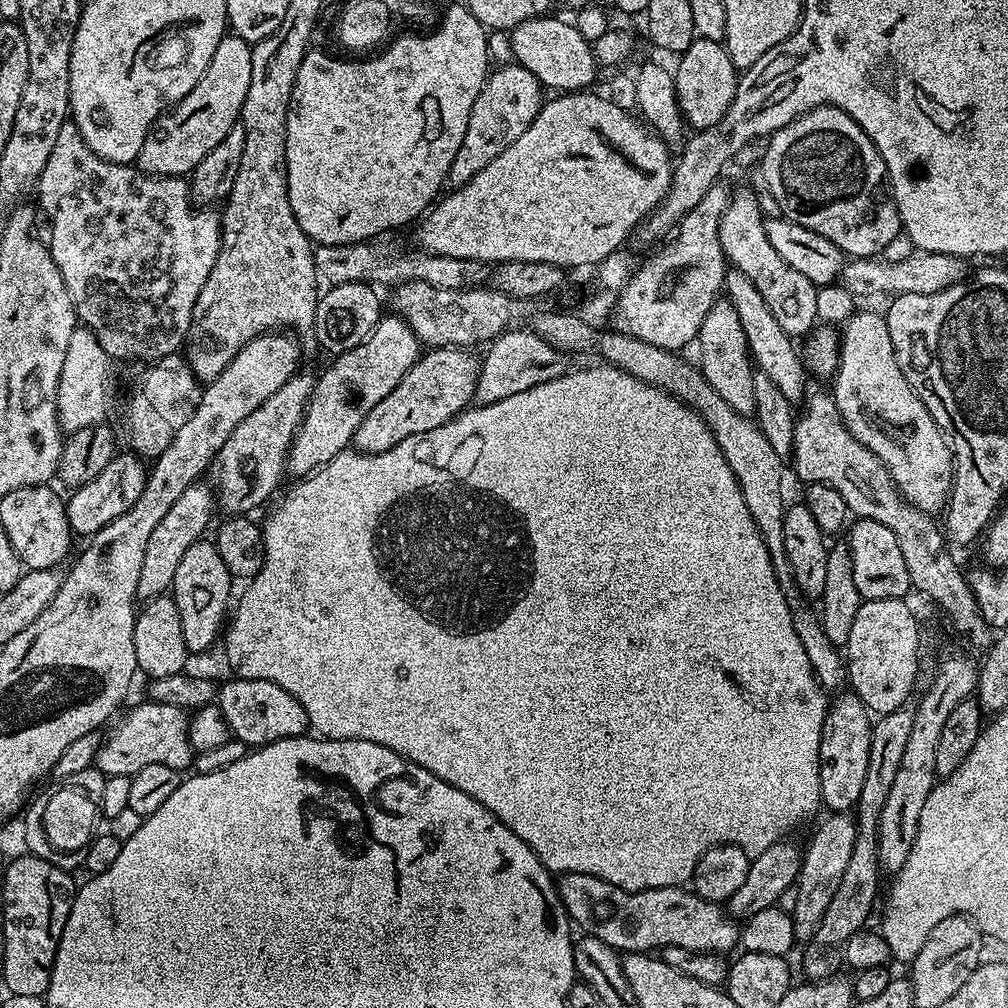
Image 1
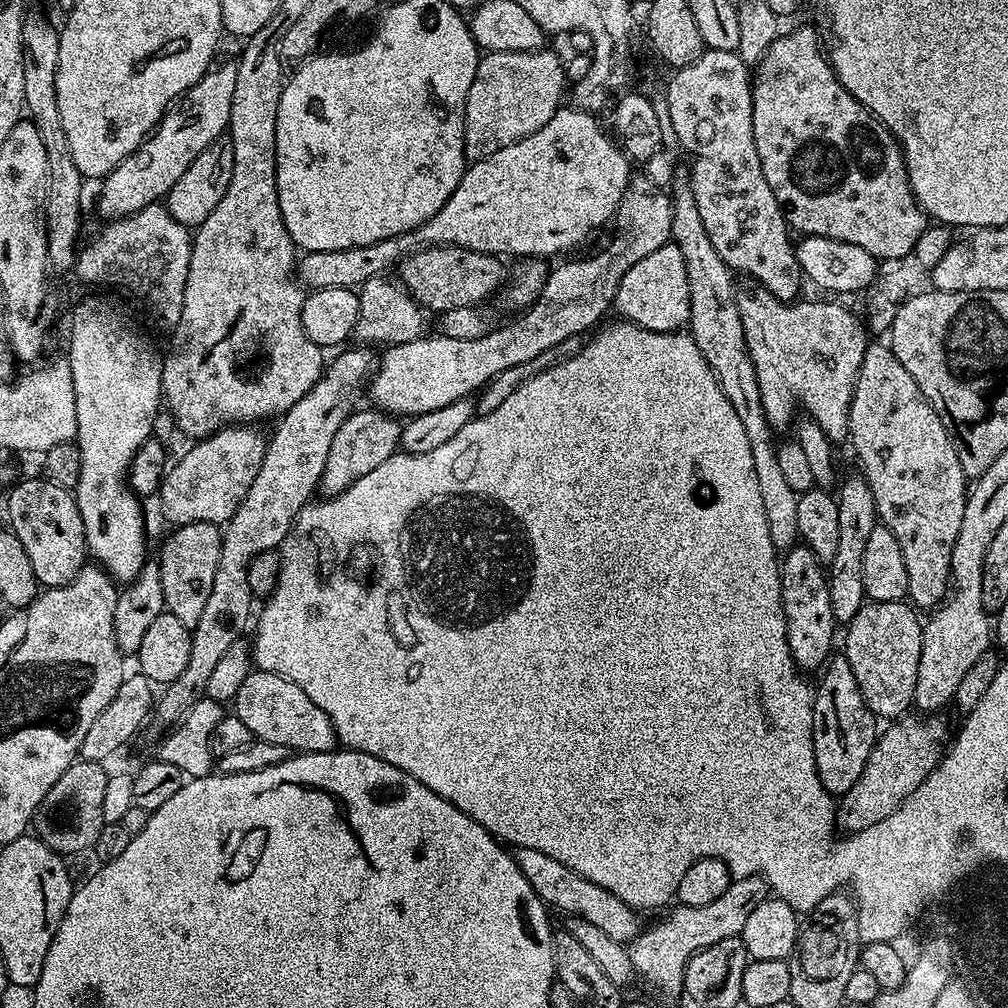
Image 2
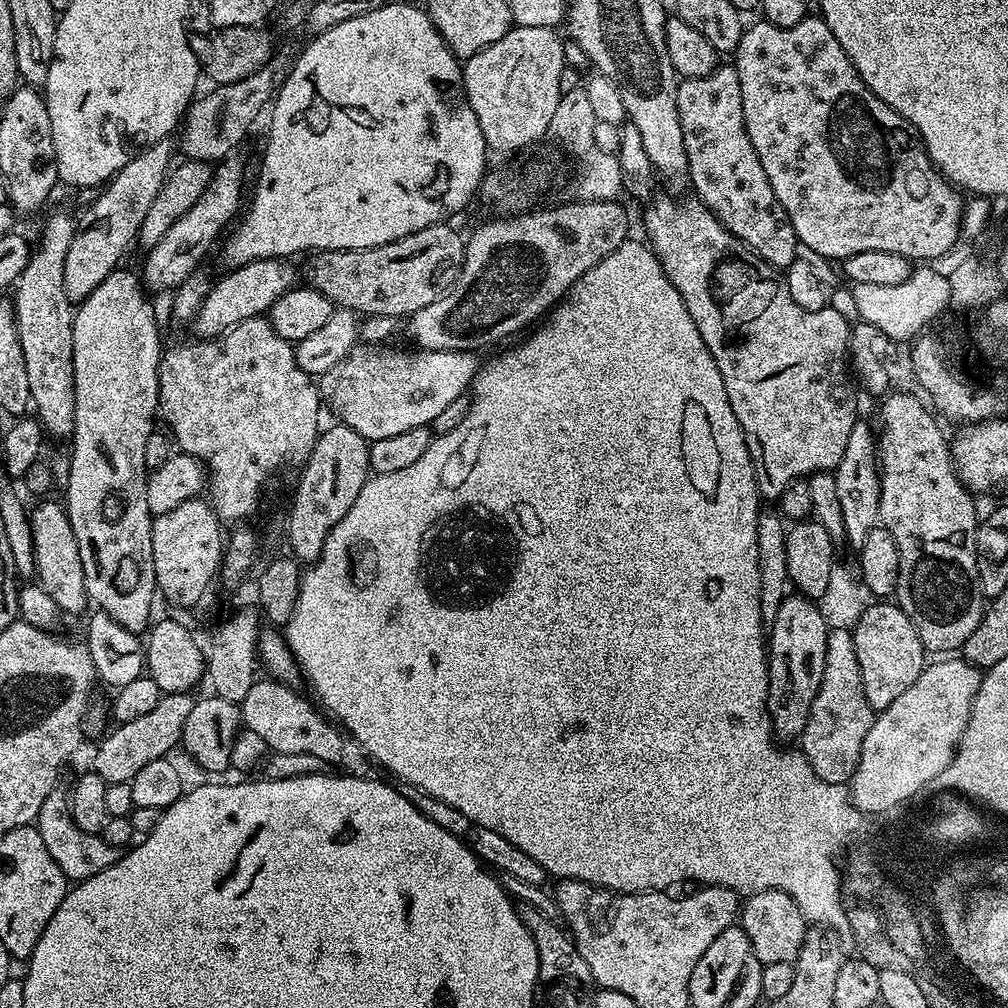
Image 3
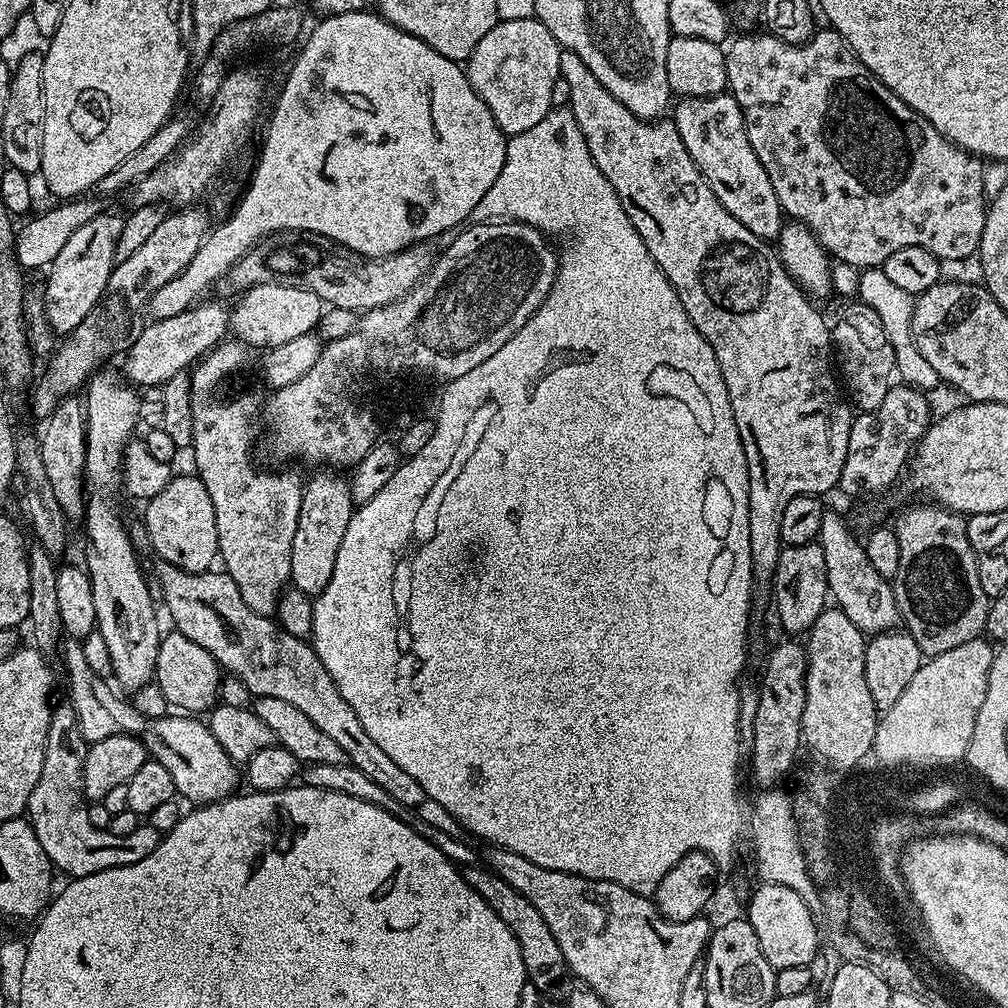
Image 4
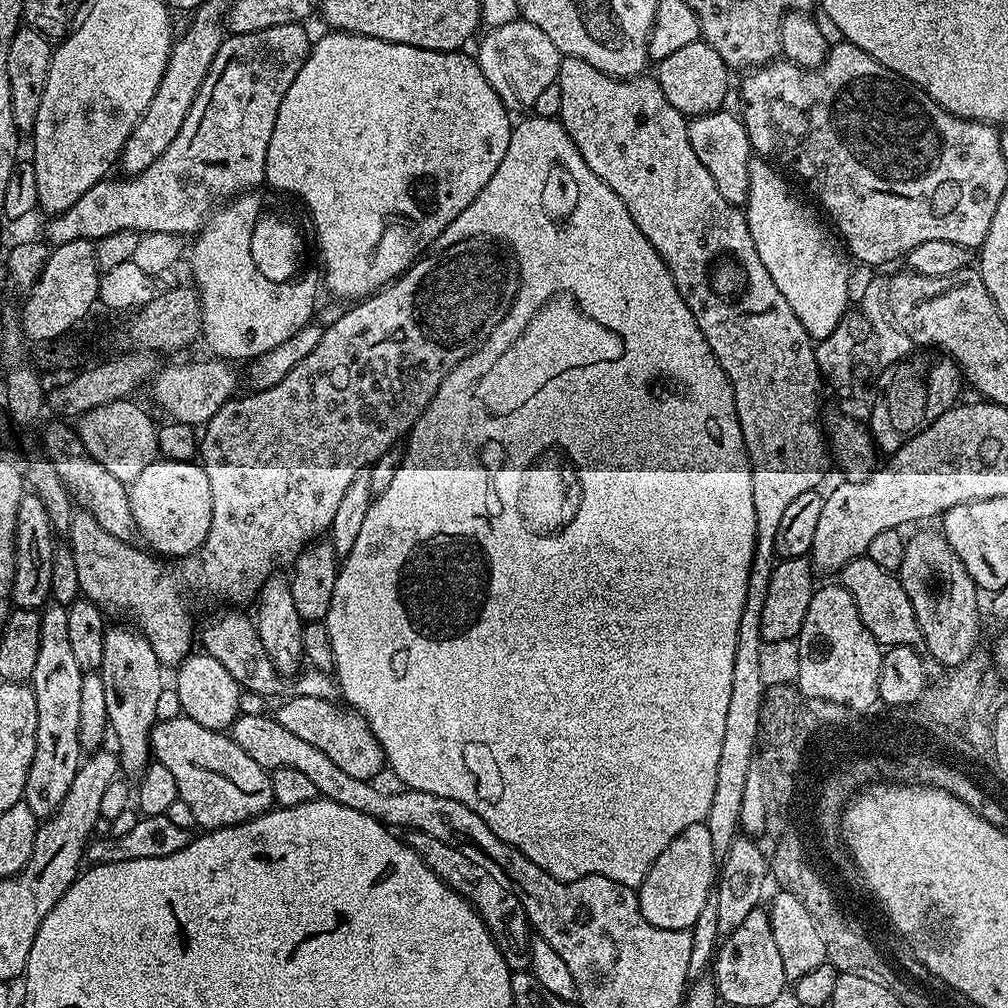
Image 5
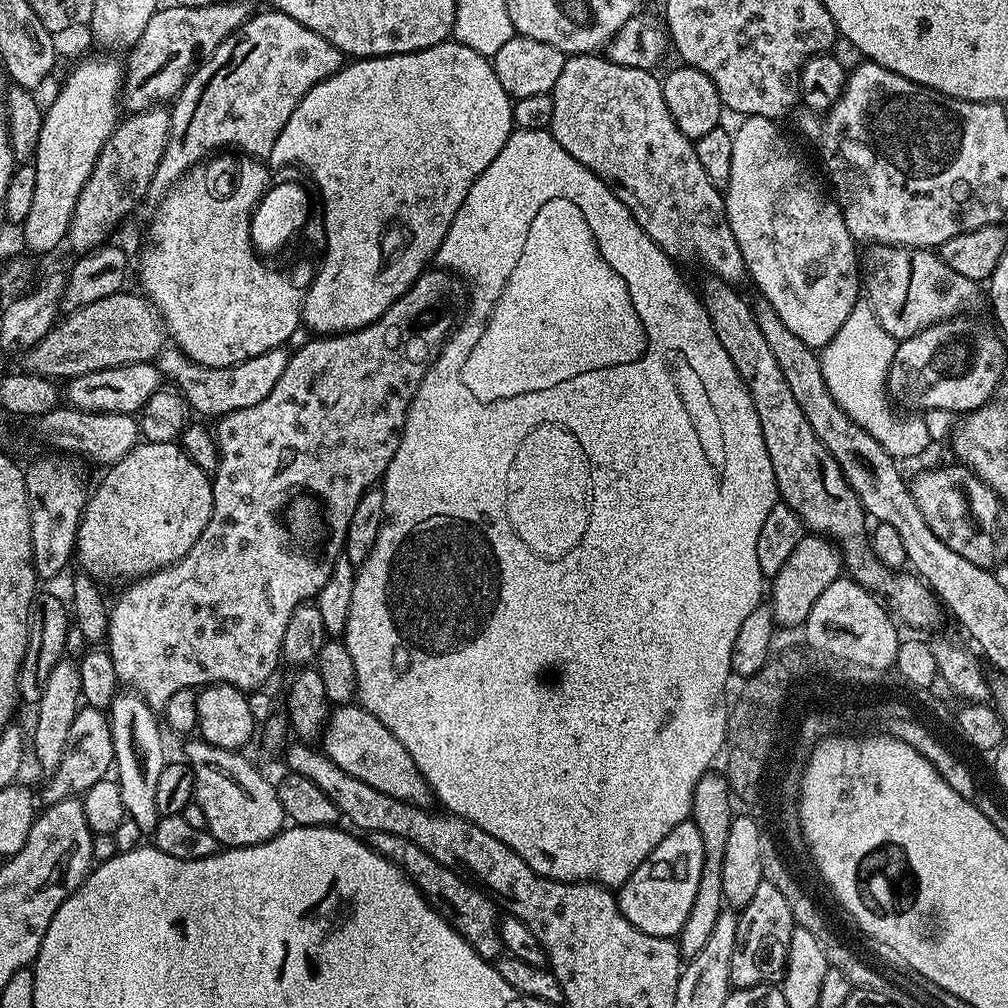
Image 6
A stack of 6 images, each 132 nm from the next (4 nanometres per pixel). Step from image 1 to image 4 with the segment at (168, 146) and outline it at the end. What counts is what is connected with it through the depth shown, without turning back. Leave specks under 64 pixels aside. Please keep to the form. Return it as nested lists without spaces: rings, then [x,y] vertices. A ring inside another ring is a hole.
[[[97,211],[96,216],[90,218],[90,222],[86,222],[86,226],[78,226],[78,231],[66,241],[66,246],[62,246],[62,250],[58,250],[58,258],[54,258],[54,262],[47,269],[48,281],[45,282],[44,289],[42,289],[44,315],[53,333],[69,334],[74,331],[78,324],[86,318],[86,314],[89,314],[90,310],[93,310],[94,306],[103,298],[107,290],[108,279],[118,263],[116,243],[118,234],[122,234],[123,225],[124,216],[121,213]]]

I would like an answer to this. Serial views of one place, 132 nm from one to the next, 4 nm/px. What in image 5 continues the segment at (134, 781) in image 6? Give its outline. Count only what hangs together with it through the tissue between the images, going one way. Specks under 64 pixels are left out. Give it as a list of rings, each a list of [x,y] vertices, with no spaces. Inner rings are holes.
[[[109,627],[104,634],[99,674],[106,690],[108,728],[116,735],[120,766],[125,773],[140,774],[150,763],[152,729],[156,727],[156,703],[166,686],[165,669],[150,642],[135,627]]]

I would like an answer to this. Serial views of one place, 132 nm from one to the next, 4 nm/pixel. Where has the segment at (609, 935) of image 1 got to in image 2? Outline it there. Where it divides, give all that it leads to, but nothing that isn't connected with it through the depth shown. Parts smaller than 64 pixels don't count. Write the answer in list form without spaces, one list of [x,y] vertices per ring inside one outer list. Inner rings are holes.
[[[518,848],[514,852],[518,862],[518,870],[526,874],[526,882],[534,886],[534,894],[549,909],[557,908],[564,916],[582,918],[582,922],[590,922],[593,926],[598,926],[602,934],[610,934],[620,944],[627,945],[641,931],[641,913],[632,908],[626,902],[622,902],[617,896],[612,896],[608,890],[602,890],[590,878],[582,878],[578,870],[570,870],[570,866],[562,866],[550,854],[542,854],[542,850],[530,850],[529,848]]]

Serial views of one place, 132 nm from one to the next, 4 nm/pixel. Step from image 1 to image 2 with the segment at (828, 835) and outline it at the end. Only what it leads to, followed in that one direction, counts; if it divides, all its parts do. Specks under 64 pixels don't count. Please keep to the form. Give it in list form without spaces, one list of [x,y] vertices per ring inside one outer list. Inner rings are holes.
[[[936,714],[912,715],[905,715],[903,718],[889,723],[885,727],[888,729],[885,732],[883,729],[877,735],[876,745],[870,750],[870,758],[866,758],[866,766],[862,770],[858,782],[854,782],[854,786],[850,786],[850,790],[846,790],[846,794],[839,797],[838,803],[835,805],[836,822],[841,829],[845,828],[845,833],[861,832],[870,826],[874,826],[874,822],[882,822],[884,816],[894,814],[894,810],[898,810],[900,803],[910,794],[914,794],[914,790],[918,790],[918,786],[922,786],[924,779],[940,763],[941,755],[946,748],[944,724],[939,720],[941,717]]]

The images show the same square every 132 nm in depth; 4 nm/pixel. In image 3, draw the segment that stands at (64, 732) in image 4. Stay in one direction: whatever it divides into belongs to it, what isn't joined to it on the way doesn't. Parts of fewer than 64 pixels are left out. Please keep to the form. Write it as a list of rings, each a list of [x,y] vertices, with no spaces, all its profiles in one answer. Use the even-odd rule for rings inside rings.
[[[57,786],[46,794],[46,802],[42,802],[42,810],[38,810],[34,826],[42,834],[42,842],[46,842],[46,850],[50,850],[50,858],[58,862],[58,870],[69,882],[79,882],[114,866],[118,859],[118,849],[110,846],[103,835],[86,834],[76,825],[72,811],[68,805],[69,789]]]

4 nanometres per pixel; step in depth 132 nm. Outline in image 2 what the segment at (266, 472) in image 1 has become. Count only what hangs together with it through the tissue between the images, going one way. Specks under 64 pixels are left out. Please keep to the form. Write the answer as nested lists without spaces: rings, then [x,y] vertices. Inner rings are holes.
[[[229,426],[197,439],[193,443],[196,445],[165,471],[158,501],[169,525],[210,522],[223,526],[228,523],[262,467],[267,443],[265,433],[260,433],[258,429],[256,426]]]

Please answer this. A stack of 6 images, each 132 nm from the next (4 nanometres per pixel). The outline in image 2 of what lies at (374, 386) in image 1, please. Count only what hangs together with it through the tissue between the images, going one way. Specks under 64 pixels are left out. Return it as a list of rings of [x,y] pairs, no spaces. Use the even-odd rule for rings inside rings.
[[[355,346],[356,348],[345,347],[341,356],[331,357],[330,363],[325,367],[324,373],[318,378],[318,382],[290,410],[286,410],[283,416],[275,421],[272,436],[267,437],[266,454],[262,458],[262,467],[258,470],[258,478],[254,478],[254,483],[250,485],[250,490],[246,490],[246,498],[238,506],[238,510],[231,516],[228,523],[223,525],[220,537],[220,553],[218,554],[218,571],[214,573],[214,586],[210,589],[210,599],[206,601],[206,607],[202,610],[202,618],[198,618],[198,626],[190,629],[192,641],[190,642],[190,658],[186,662],[186,670],[174,678],[159,693],[154,704],[154,720],[164,727],[164,730],[171,729],[181,723],[187,717],[188,711],[199,702],[205,699],[206,682],[210,682],[210,674],[214,674],[218,662],[226,658],[226,650],[234,642],[238,642],[245,635],[244,631],[249,631],[250,621],[254,616],[252,603],[254,597],[250,590],[250,578],[248,577],[248,567],[250,562],[263,552],[270,552],[279,549],[280,544],[288,536],[288,531],[296,524],[298,514],[317,495],[322,470],[326,470],[326,458],[330,455],[330,442],[334,442],[334,434],[338,434],[338,426],[346,422],[346,418],[357,407],[356,395],[369,383],[374,372],[373,349],[368,346]]]

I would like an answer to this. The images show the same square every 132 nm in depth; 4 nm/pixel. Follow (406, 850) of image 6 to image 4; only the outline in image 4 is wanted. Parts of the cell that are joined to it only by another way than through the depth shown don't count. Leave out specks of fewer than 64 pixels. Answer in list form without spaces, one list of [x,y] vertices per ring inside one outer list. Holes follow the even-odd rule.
[[[468,866],[463,869],[462,875],[468,885],[510,926],[514,938],[518,938],[518,946],[522,950],[522,962],[527,979],[534,987],[541,990],[549,990],[559,982],[563,976],[566,976],[566,965],[562,958],[562,949],[558,947],[558,942],[554,934],[550,934],[550,926],[542,919],[542,914],[534,910],[534,906],[518,890],[514,890],[505,880],[496,875],[495,872],[484,866]]]

